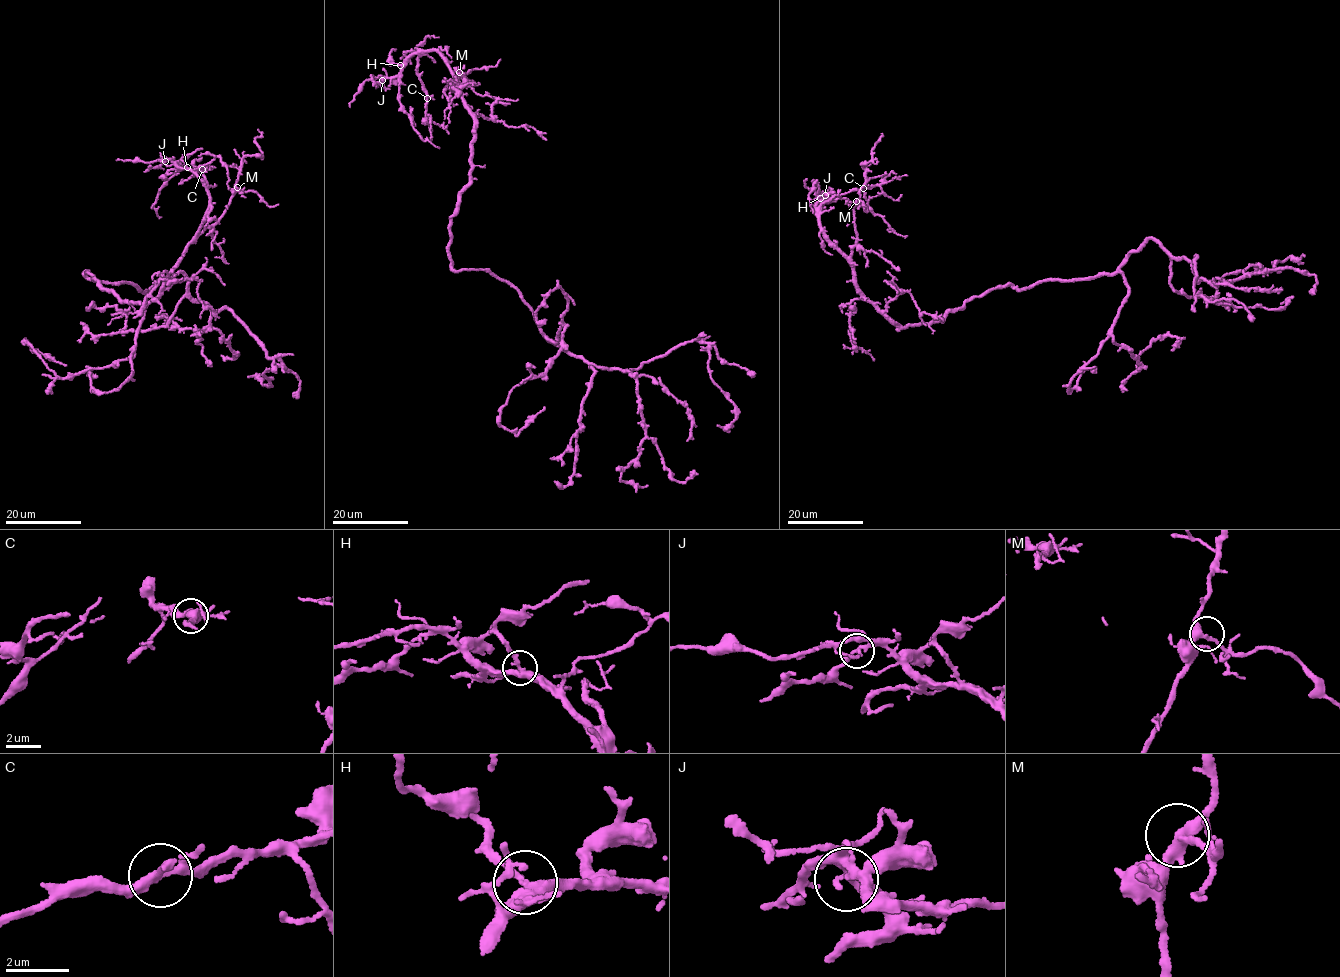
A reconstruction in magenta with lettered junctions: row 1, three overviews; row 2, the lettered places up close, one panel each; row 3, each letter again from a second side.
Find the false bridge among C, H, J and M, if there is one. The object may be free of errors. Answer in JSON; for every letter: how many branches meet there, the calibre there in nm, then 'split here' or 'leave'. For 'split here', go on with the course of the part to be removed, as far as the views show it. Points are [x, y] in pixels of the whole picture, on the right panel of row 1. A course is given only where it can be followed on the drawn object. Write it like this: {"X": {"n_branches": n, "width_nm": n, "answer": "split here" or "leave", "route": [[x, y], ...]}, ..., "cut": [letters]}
{"C": {"n_branches": 3, "width_nm": 260, "answer": "leave"}, "H": {"n_branches": 3, "width_nm": 280, "answer": "leave"}, "J": {"n_branches": 3, "width_nm": 190, "answer": "leave"}, "M": {"n_branches": 3, "width_nm": 300, "answer": "leave"}, "cut": []}

